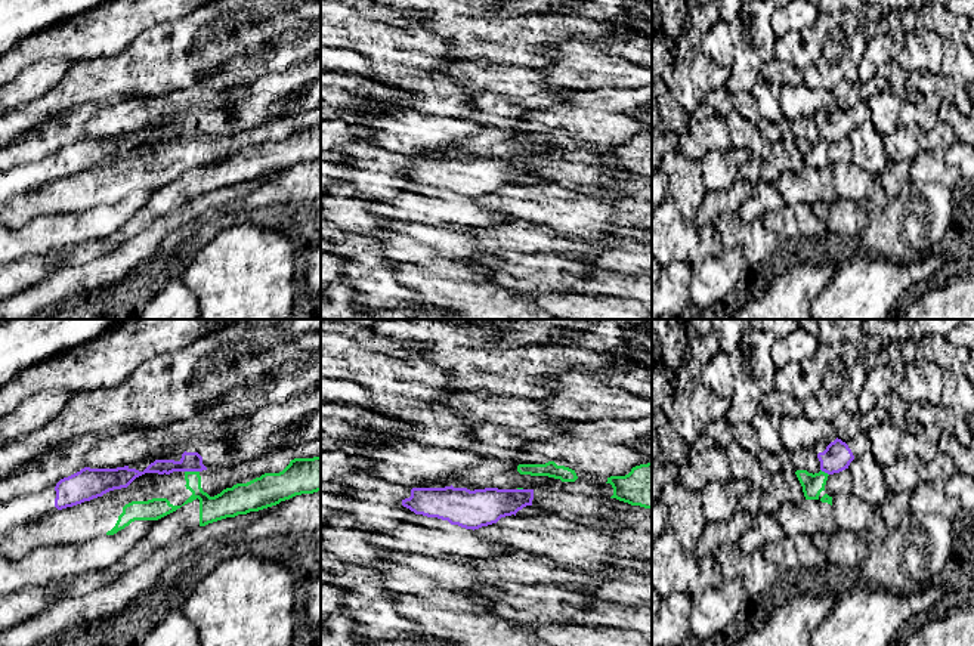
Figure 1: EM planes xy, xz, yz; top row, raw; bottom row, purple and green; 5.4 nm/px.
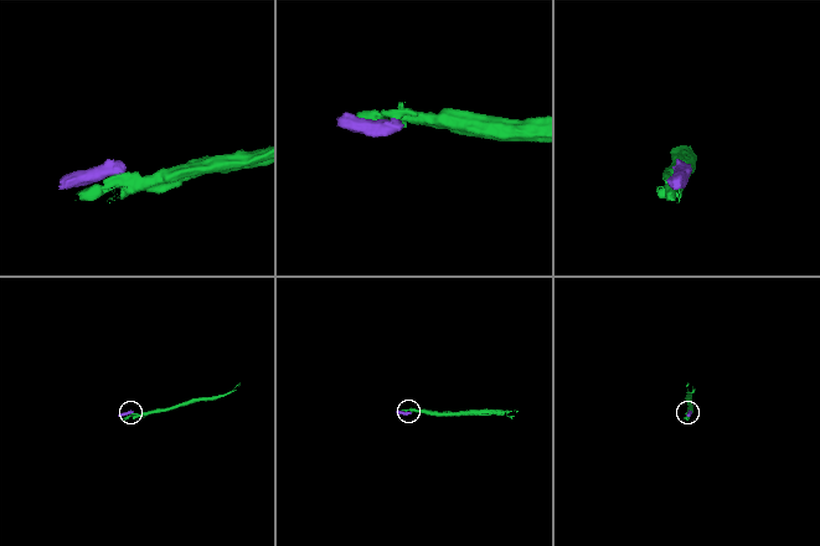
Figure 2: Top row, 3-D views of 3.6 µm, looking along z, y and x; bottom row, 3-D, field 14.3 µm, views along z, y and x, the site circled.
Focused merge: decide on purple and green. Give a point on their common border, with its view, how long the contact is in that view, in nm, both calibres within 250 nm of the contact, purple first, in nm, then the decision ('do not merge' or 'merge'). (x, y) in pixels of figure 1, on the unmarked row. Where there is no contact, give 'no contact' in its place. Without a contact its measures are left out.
xy (192, 139) | 80 nm | 110/140 nm | do not merge

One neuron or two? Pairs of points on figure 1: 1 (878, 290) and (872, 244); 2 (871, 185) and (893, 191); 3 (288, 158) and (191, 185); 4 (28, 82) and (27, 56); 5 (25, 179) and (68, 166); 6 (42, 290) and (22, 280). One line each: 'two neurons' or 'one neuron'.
1: two neurons
2: two neurons
3: one neuron
4: two neurons
5: one neuron
6: two neurons

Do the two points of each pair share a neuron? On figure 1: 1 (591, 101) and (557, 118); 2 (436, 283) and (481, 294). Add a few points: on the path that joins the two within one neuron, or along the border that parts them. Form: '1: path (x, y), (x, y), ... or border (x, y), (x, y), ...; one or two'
1: path (583, 110), (577, 116), (566, 117); one
2: path (447, 290), (453, 294), (470, 294); one

